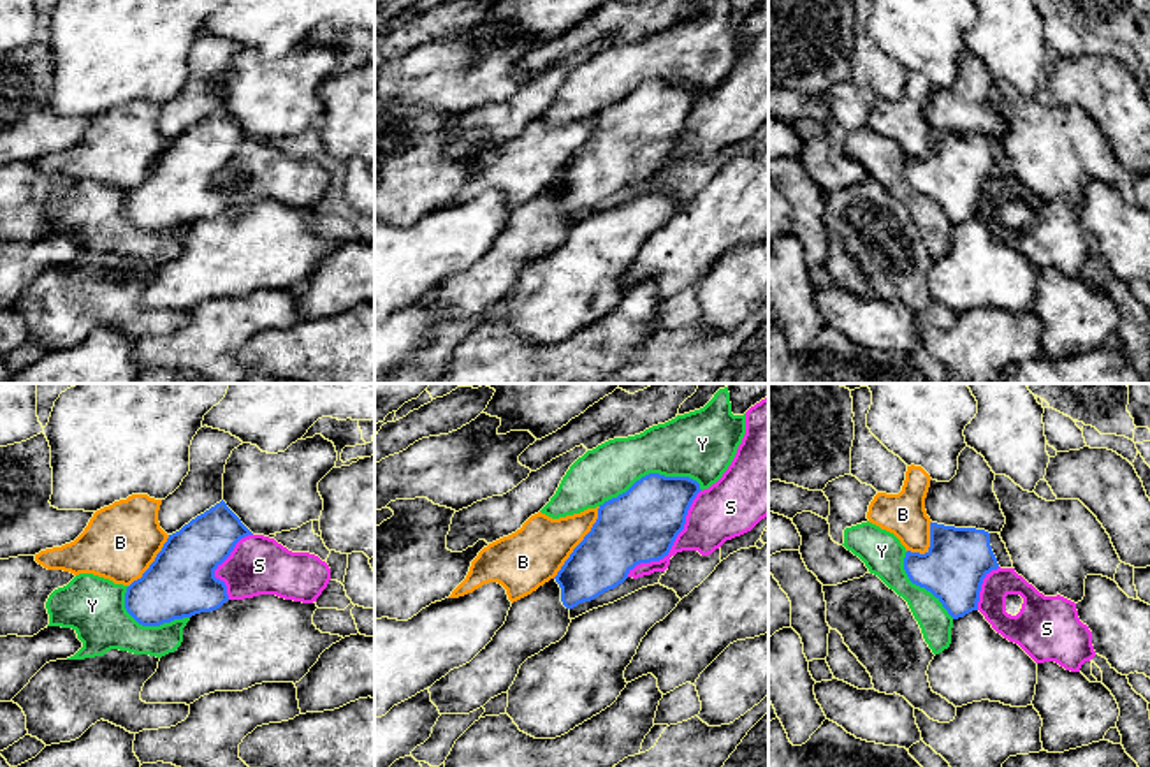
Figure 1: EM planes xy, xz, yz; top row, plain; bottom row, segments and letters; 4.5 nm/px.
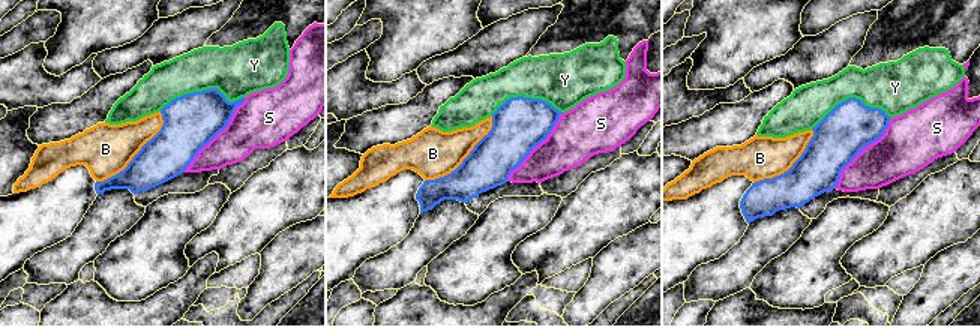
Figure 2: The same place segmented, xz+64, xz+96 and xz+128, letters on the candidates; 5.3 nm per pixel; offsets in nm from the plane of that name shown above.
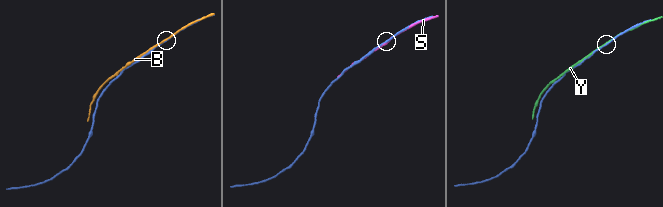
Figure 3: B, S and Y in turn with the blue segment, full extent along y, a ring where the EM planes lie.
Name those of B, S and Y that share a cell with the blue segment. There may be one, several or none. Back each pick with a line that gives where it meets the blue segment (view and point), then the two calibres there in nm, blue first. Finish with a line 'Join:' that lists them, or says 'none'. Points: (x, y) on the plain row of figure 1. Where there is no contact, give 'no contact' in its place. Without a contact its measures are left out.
Join: none

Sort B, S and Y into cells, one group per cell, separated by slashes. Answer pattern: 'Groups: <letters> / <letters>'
Groups: B / S / Y

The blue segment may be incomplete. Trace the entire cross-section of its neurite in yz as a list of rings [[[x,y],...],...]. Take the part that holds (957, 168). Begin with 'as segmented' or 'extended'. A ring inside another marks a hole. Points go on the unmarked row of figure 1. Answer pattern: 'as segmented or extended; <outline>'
as segmented; [[[930,128],[928,157],[904,164],[909,186],[930,197],[953,225],[978,216],[983,185],[997,174],[988,137],[937,128]]]

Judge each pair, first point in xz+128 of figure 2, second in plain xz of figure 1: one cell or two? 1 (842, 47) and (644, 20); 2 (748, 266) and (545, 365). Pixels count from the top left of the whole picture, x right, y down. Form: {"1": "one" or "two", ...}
{"1": "one", "2": "two"}

